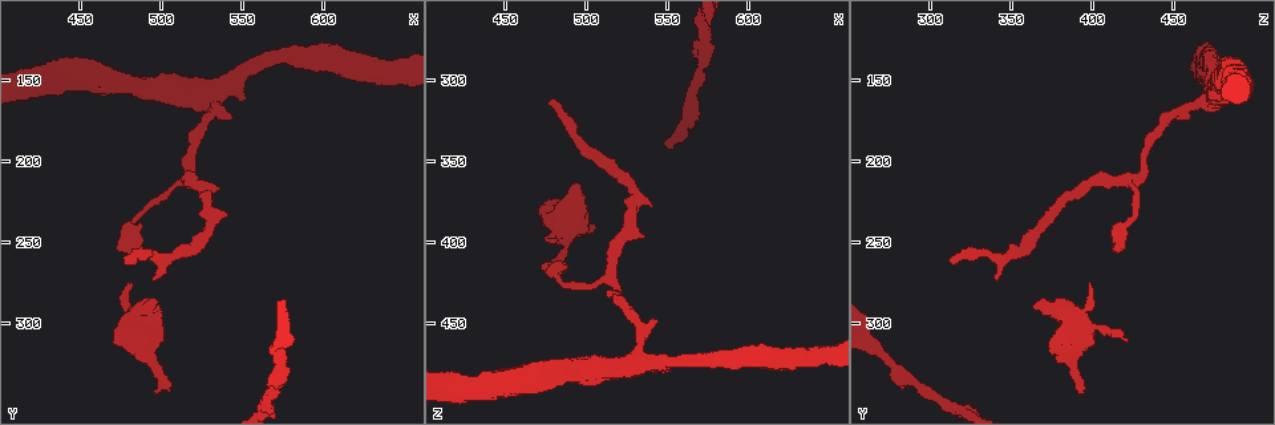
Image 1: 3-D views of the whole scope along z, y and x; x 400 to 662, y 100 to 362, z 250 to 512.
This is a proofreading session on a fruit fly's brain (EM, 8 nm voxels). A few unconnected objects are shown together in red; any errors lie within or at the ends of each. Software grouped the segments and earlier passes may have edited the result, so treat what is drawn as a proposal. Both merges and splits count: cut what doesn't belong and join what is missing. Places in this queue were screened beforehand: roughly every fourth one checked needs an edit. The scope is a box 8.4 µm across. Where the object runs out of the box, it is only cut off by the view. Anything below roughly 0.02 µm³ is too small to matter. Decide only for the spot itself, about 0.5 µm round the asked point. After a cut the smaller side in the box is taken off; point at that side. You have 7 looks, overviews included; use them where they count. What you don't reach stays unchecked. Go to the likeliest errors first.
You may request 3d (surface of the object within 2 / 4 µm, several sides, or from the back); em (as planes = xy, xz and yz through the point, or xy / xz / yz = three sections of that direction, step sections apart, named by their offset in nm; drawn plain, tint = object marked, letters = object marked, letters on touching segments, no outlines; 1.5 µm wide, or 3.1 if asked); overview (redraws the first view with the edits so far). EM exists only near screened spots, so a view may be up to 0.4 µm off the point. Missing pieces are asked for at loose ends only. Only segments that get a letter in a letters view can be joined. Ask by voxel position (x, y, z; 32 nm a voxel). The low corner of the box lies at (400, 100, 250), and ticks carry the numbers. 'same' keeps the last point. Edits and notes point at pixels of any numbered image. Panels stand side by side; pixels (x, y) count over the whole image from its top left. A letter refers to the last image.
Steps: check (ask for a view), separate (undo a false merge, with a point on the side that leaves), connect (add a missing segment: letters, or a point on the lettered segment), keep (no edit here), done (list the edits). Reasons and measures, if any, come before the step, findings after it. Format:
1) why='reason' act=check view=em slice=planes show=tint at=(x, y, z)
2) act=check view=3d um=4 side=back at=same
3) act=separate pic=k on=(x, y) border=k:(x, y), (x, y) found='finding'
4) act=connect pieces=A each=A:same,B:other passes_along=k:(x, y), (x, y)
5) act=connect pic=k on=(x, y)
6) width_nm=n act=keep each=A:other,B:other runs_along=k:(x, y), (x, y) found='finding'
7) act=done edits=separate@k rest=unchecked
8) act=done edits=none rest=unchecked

why='an open end' act=check view=em slice=xy step=8 show=letters at=(494, 342, 392)

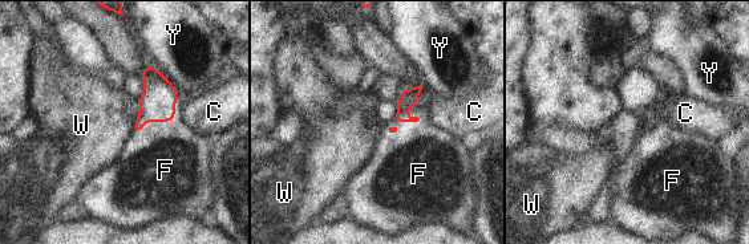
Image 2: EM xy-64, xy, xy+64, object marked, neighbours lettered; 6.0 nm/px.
act=check view=em slice=planes show=letters at=same

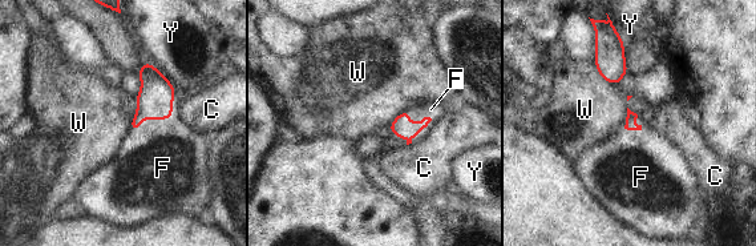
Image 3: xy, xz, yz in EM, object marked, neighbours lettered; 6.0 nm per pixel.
act=connect pieces=F each=C:other,F:same,W:other,Y:other passes_along=3:(154, 101), (158, 119), (166, 158) found='the neuron continues'

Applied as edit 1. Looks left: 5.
act=check view=overview

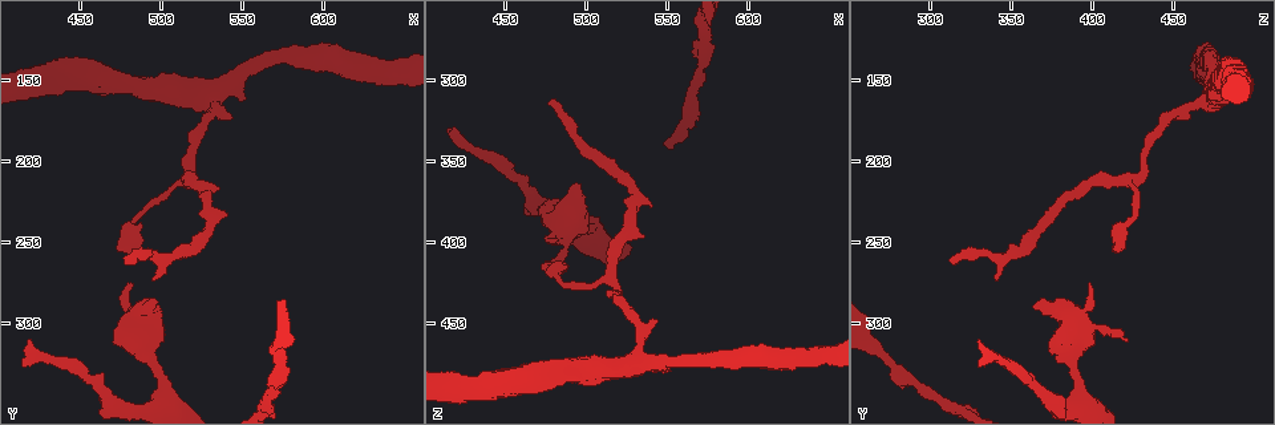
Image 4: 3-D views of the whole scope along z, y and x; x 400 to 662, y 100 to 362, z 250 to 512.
why='a narrow waist' act=check view=3d um=2 at=(568, 336, 292)

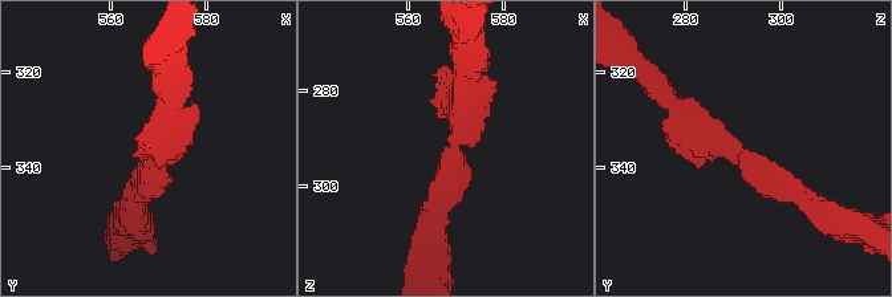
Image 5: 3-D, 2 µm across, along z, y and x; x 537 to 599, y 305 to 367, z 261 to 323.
act=check view=em slice=planes show=letters at=(570, 338, 293)

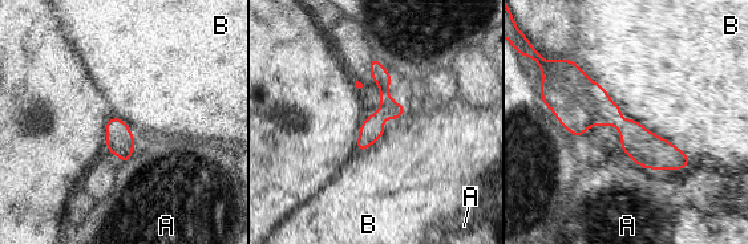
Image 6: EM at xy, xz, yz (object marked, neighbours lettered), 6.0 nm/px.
act=keep each=A:other,B:other runs_along=6:(554, 106), (594, 106), (650, 151), (686, 162) found='continuous, no second neuron'

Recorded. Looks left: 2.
act=done edits=connect@3 rest=unchecked

